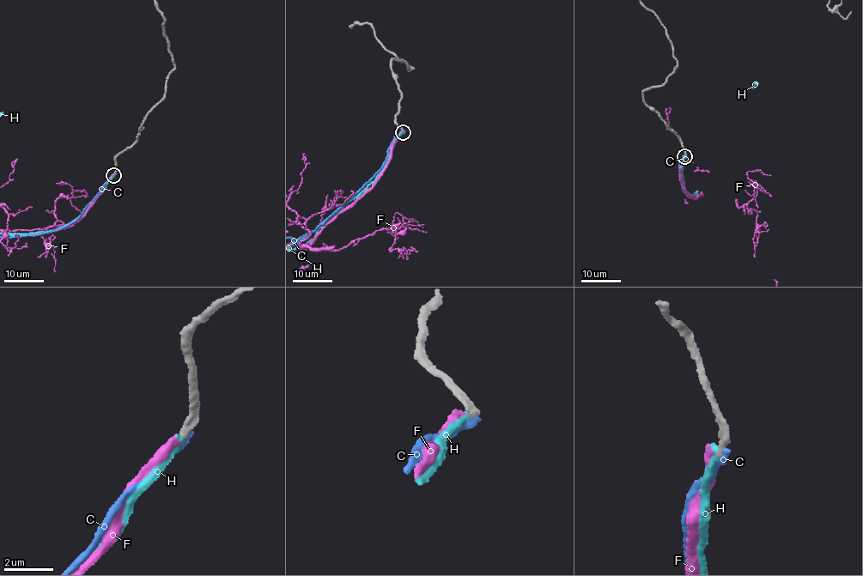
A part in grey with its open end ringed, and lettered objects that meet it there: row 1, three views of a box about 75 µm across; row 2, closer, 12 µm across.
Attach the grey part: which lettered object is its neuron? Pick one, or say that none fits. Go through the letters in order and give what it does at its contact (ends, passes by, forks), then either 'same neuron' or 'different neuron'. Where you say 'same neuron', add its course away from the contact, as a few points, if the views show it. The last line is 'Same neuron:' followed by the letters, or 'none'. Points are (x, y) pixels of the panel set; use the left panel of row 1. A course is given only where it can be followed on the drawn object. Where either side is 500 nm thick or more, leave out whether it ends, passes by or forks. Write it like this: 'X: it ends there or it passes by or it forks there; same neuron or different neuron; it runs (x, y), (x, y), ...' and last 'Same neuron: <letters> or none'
C: it ends there; different neuron
F: it ends there; different neuron
H: it ends there; same neuron
Same neuron: H

